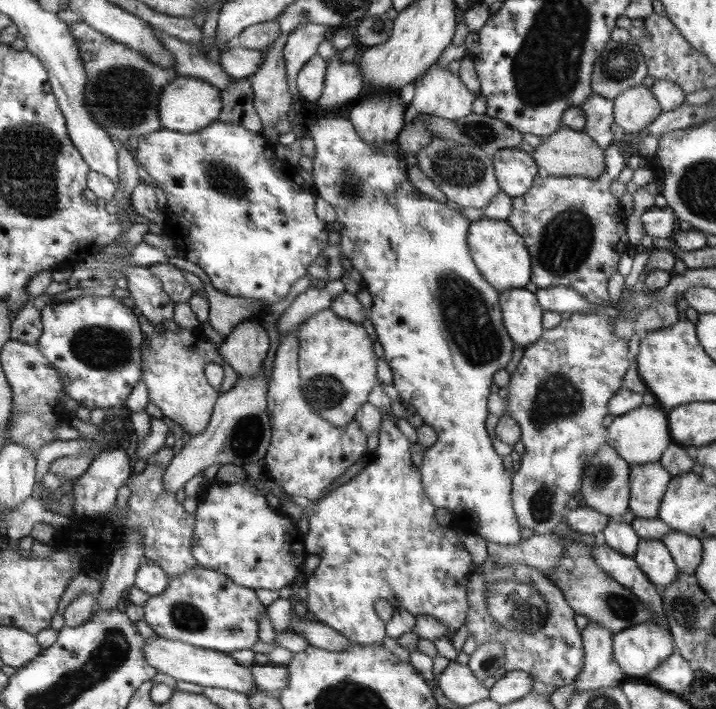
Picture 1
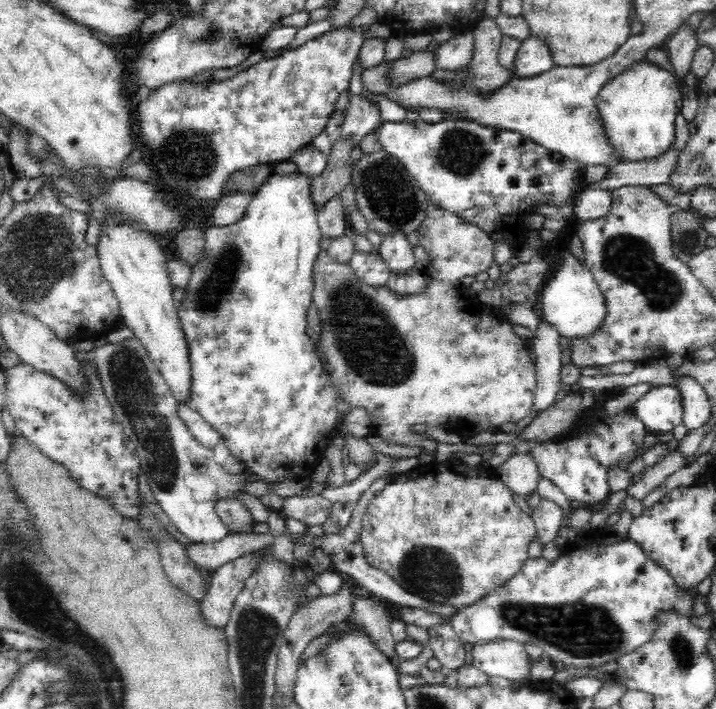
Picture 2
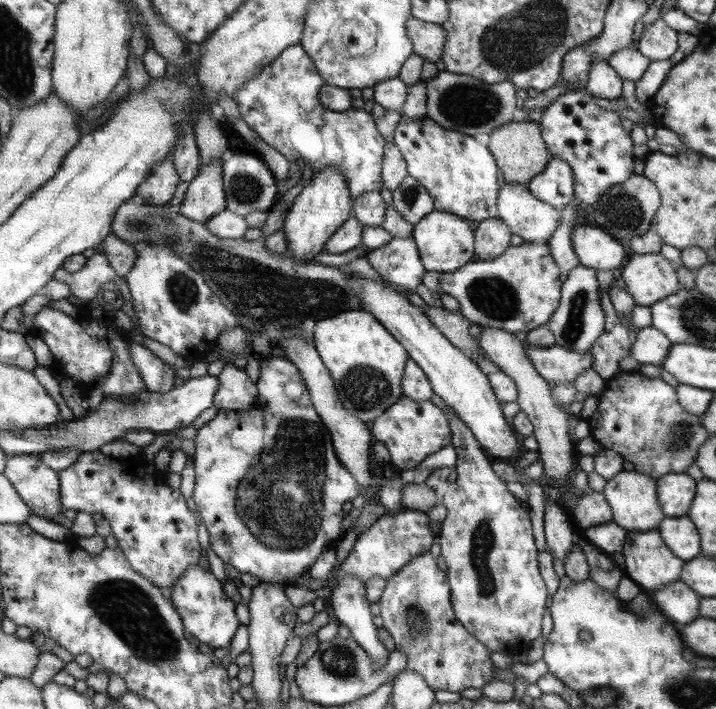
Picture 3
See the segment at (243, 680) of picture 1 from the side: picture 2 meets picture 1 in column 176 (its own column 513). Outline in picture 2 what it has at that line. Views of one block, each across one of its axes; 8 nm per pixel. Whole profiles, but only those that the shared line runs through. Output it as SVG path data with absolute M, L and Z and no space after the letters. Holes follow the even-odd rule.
M497 640L475 644L471 651L473 665L491 676L520 681L528 678L533 667L521 642Z

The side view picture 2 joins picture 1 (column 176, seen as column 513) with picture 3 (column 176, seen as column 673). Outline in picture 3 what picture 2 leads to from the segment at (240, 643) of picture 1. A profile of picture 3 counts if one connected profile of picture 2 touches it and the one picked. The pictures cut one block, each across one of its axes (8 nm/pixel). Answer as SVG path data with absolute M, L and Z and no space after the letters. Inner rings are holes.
M197 564L191 565L173 582L167 595L175 610L181 615L183 627L193 638L197 638L201 644L207 644L212 649L230 645L231 638L239 626L233 612L235 604L223 594L221 581L215 580L207 568L201 568Z

